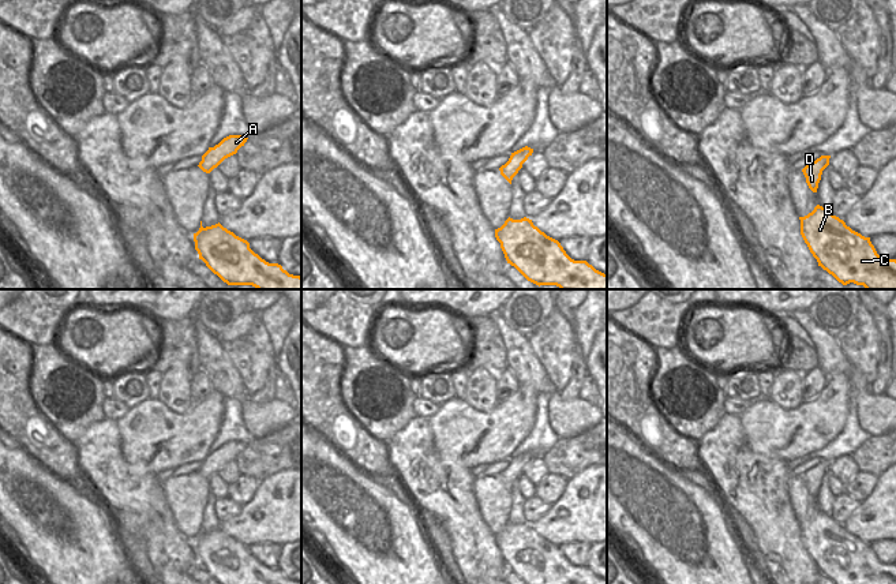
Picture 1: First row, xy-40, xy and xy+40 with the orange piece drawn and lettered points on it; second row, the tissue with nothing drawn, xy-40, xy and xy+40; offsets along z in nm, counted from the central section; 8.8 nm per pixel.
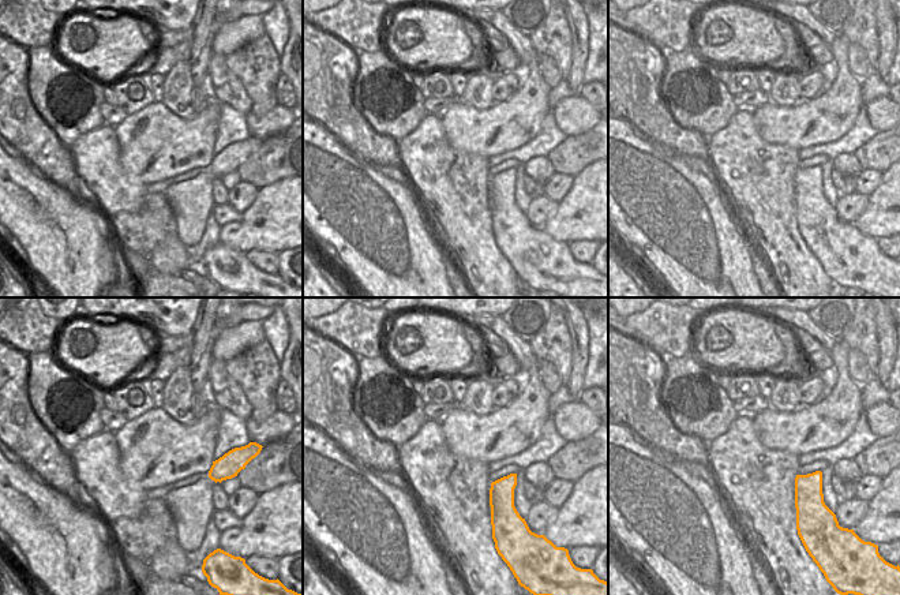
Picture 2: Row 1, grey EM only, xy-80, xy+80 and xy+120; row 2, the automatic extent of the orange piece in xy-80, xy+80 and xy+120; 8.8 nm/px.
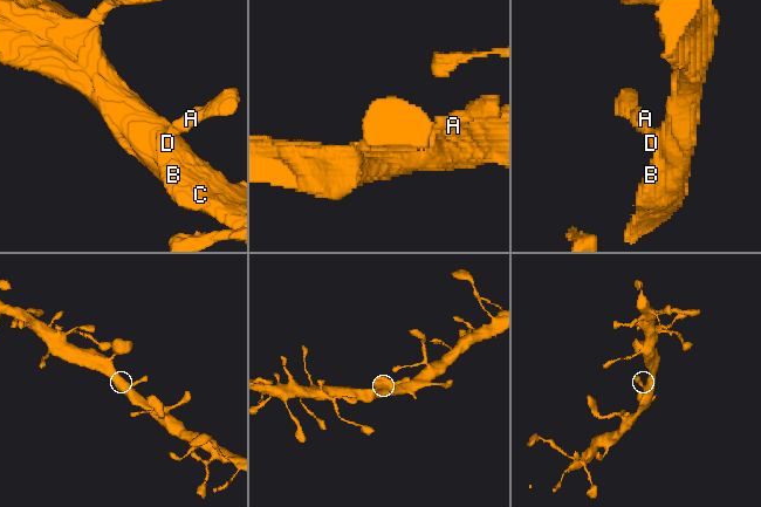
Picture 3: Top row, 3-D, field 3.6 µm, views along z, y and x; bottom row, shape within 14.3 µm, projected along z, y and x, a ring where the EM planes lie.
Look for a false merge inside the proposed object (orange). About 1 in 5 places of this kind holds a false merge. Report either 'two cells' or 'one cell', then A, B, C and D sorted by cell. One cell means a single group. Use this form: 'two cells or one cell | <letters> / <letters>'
one cell | A B C D

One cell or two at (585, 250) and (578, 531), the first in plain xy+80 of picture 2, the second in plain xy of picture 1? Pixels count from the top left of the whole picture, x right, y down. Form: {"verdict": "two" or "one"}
{"verdict": "two"}

